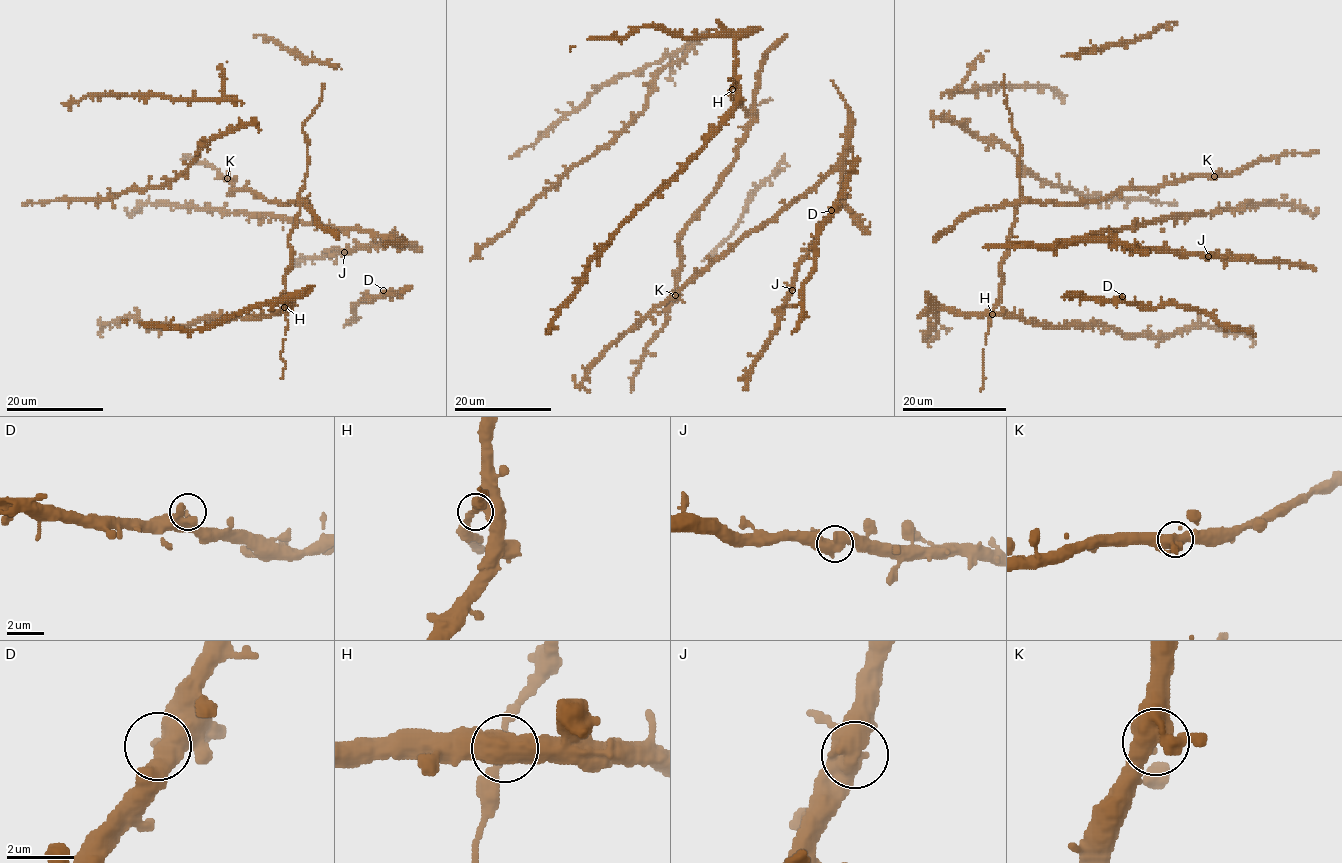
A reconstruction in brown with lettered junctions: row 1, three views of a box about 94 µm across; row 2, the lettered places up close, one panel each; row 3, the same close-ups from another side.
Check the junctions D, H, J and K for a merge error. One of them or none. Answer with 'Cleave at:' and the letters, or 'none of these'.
Cleave at: none of these

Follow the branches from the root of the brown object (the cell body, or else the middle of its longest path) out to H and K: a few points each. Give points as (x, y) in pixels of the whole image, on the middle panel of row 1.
H: (697, 210), (733, 163), (751, 116), (736, 103), (739, 97), (733, 97), (733, 88)
K: (697, 210), (680, 241), (680, 270), (675, 295)

